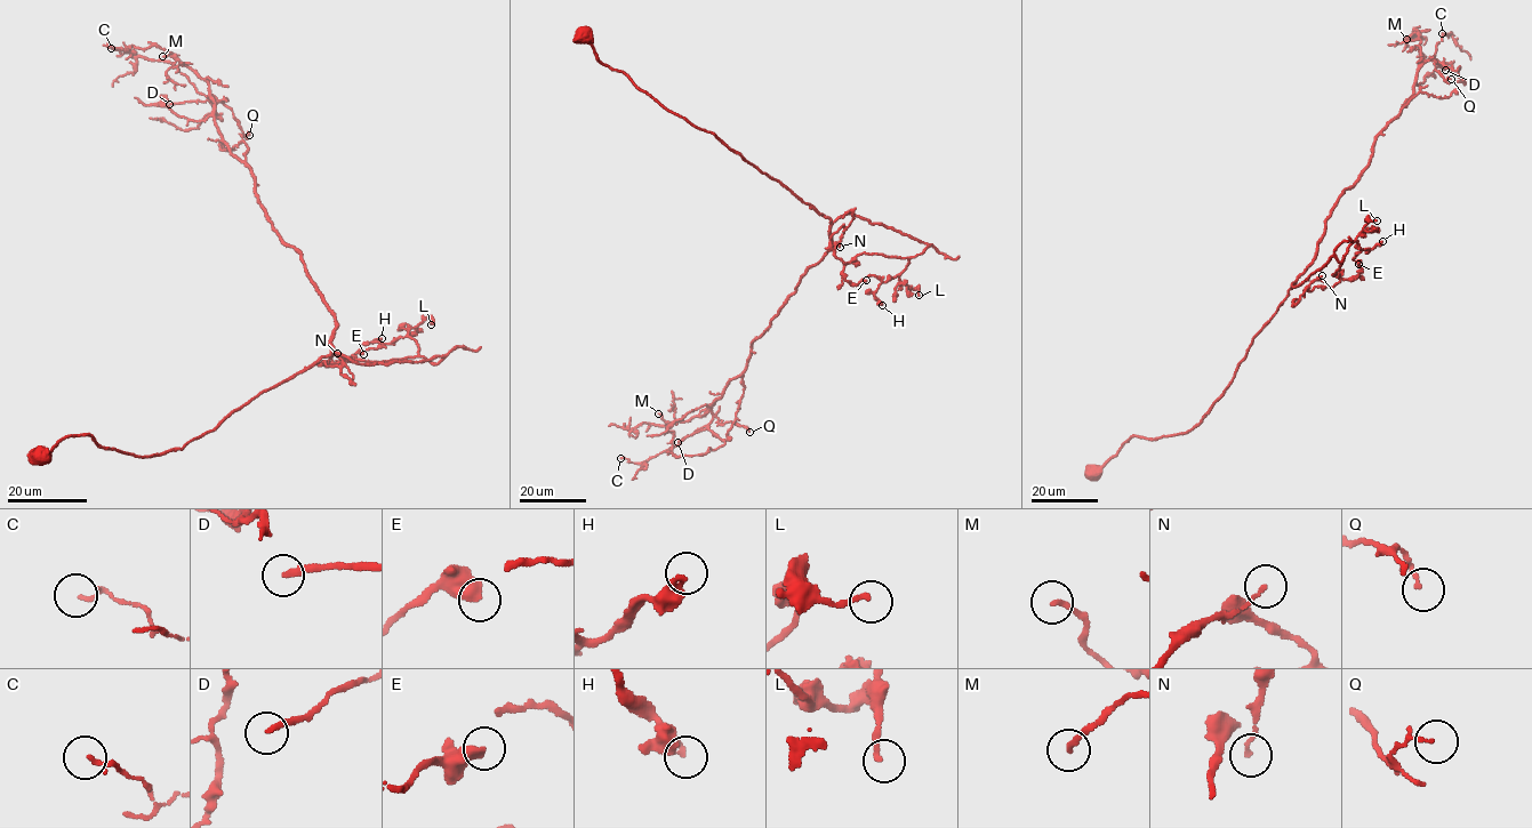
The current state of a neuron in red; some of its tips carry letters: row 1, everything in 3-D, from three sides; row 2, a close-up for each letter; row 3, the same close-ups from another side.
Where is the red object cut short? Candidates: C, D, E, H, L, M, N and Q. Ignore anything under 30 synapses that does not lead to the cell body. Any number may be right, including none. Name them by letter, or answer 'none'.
none

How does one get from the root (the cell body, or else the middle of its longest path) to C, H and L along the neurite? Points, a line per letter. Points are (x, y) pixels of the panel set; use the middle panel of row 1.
C: (584, 37), (602, 64), (828, 217), (833, 244), (753, 342), (712, 420), (644, 461), (620, 458)
H: (584, 37), (602, 64), (831, 222), (852, 214), (925, 242), (879, 286), (882, 305)
L: (584, 37), (602, 64), (714, 133), (831, 222), (852, 214), (925, 242), (898, 278), (919, 295)

